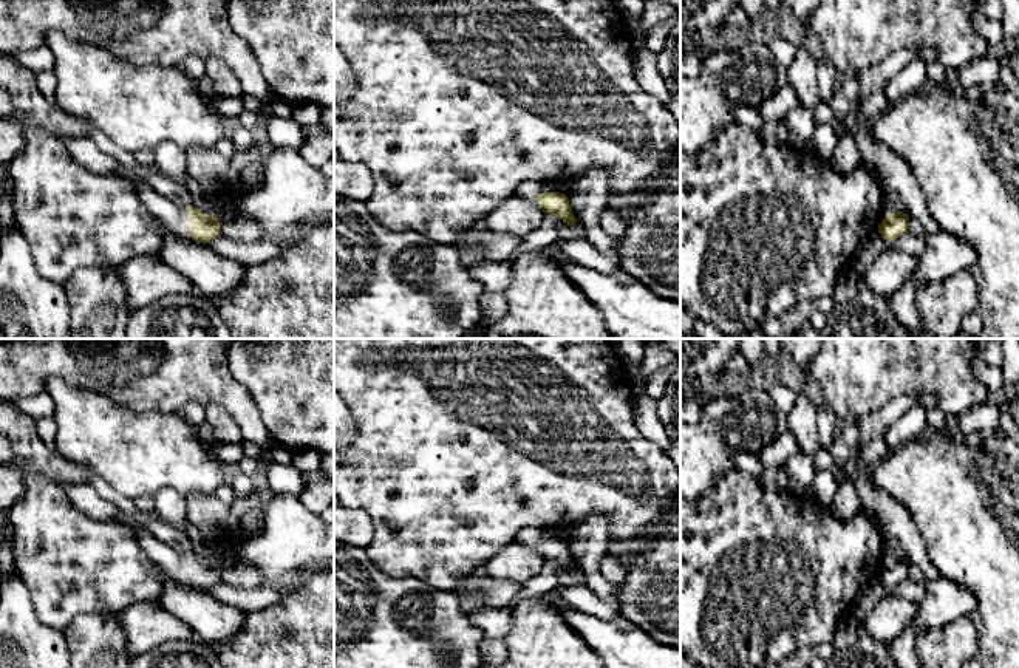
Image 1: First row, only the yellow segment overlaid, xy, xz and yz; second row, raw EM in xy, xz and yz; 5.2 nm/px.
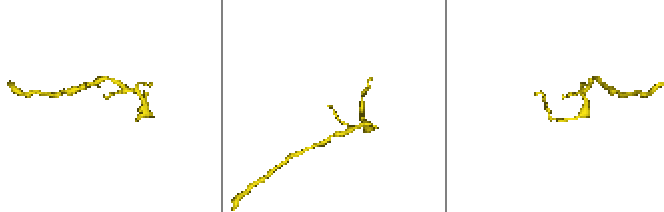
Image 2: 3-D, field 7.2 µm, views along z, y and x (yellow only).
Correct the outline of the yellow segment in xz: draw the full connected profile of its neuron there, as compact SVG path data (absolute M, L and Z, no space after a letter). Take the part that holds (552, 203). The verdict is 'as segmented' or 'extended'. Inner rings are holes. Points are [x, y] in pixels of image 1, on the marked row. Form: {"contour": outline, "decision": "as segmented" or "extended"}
{"contour": "M526 181L518 186L515 195L529 201L535 201L543 209L546 216L557 215L567 226L577 223L567 196L558 192L546 192L543 182Z", "decision": "extended"}

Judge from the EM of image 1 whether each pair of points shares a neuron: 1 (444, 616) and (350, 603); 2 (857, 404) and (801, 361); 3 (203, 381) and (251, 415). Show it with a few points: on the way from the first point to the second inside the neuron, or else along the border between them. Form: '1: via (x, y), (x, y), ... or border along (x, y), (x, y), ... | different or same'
1: via (421, 614), (373, 614) | same
2: border along (815, 354), (806, 373) | different
3: via (215, 385), (223, 388), (238, 404) | same

